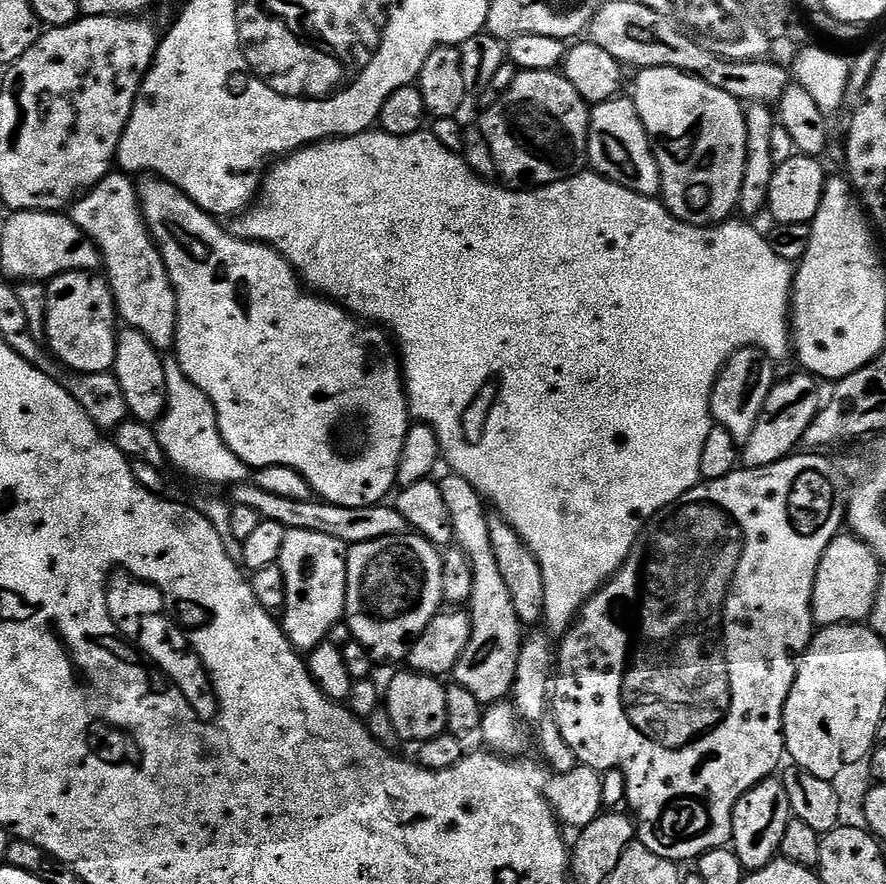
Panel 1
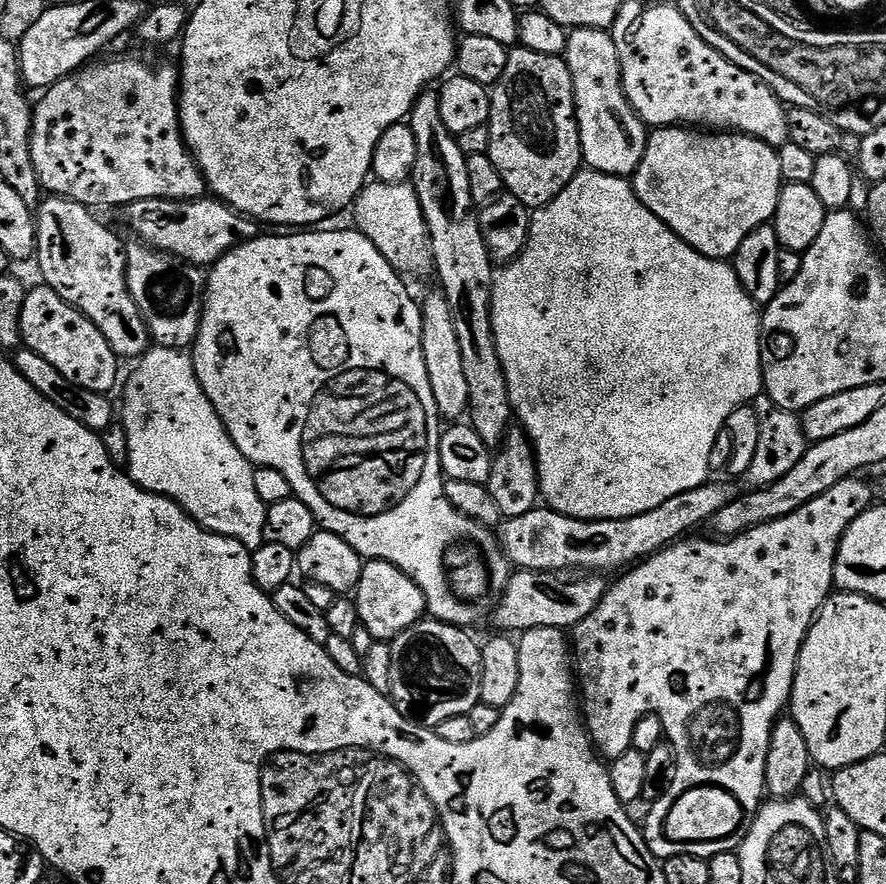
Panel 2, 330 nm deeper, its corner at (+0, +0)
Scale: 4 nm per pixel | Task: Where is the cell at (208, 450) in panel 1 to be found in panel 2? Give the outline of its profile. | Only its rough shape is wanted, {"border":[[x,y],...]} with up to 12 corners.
{"border":[[191,355],[124,388],[126,471],[209,532],[266,542],[256,468]]}

